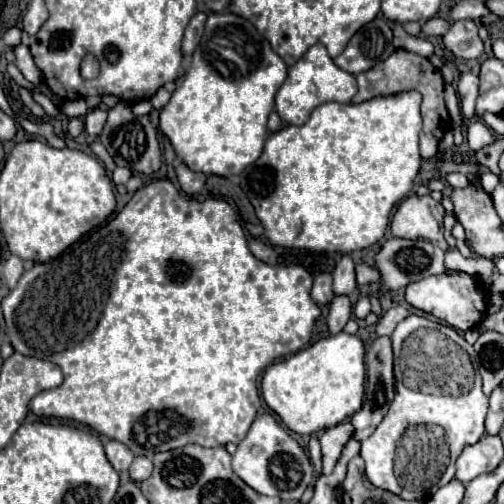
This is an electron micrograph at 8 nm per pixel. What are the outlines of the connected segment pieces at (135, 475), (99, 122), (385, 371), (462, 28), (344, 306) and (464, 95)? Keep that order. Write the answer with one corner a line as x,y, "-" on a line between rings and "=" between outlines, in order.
137,456
129,468
129,478
137,484
141,484
143,480
147,480
151,476
151,460
=
95,108
91,110
87,116
85,116
85,132
91,136
91,138
97,138
101,132
103,132
103,126
107,122
108,112
101,110
101,108
=
377,336
373,340
373,344
365,350
365,364
367,364
367,388
365,388
365,400
359,412
353,414
351,424
355,426
355,434
353,438
357,438
359,442
363,438
367,438
375,426
383,420
383,416
387,414
393,396
395,396
395,376
393,376
393,346
391,346
391,338
389,336
=
457,20
451,24
447,34
443,36
443,44
455,56
471,60
483,54
483,42
477,34
477,26
473,20
=
335,296
329,308
329,318
327,318
327,326
329,326
329,334
339,334
343,330
343,326
347,324
351,316
351,302
347,296
=
463,72
459,82
457,82
457,94
461,98
461,110
463,110
463,116
467,120
471,120
475,114
477,90
479,90
479,78
471,72

